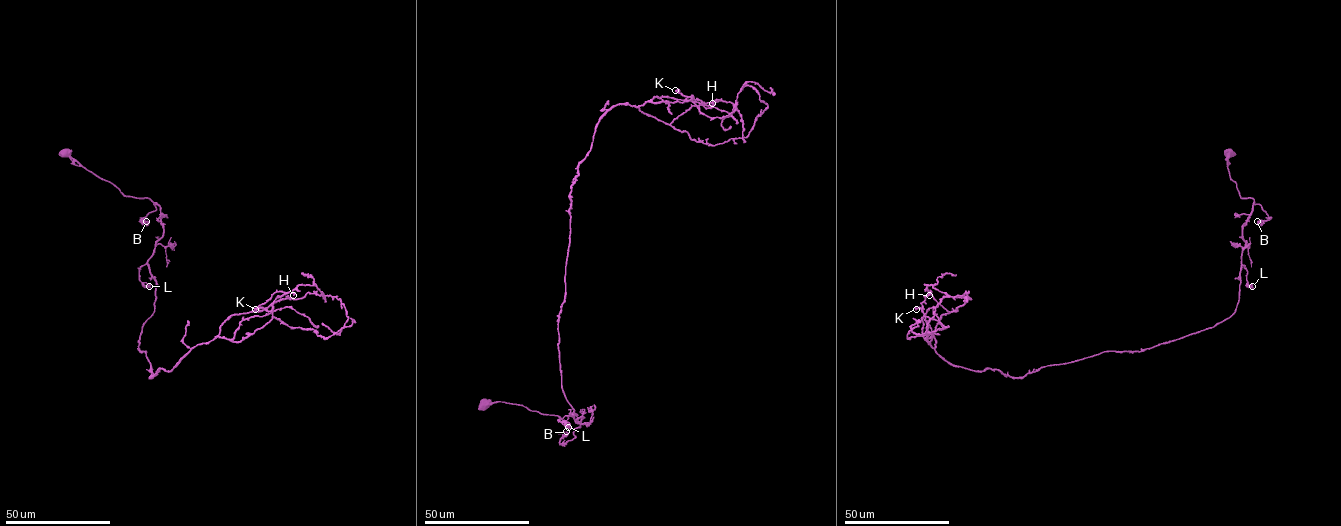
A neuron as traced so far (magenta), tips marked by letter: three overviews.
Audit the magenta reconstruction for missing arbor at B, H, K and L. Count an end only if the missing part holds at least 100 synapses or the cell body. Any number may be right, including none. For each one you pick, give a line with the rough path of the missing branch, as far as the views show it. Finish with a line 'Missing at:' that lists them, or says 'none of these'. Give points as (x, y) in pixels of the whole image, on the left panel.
Missing at: none of these

